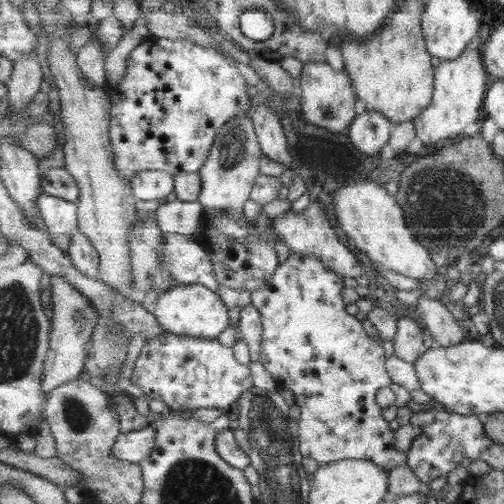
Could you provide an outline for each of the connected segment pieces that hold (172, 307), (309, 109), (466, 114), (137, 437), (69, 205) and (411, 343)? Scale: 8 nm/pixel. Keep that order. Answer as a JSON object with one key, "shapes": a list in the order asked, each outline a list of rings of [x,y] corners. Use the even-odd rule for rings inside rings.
{"shapes":[[[[203,284],[173,287],[158,296],[152,310],[157,315],[159,323],[163,325],[163,329],[177,335],[216,339],[231,324],[229,307],[223,298]]],[[[314,62],[303,64],[300,73],[301,112],[307,122],[331,132],[348,131],[355,117],[360,113],[360,100],[353,87],[353,79],[346,68],[335,69],[327,63]]],[[[481,44],[471,45],[467,52],[455,60],[441,61],[436,67],[434,99],[422,115],[414,118],[417,136],[421,142],[439,142],[439,140],[457,140],[457,134],[473,132],[483,121],[483,104],[489,90],[490,76],[483,63]]],[[[147,425],[144,429],[122,433],[115,443],[113,455],[129,462],[140,463],[150,458],[156,444],[155,426]]],[[[44,193],[38,199],[41,217],[50,233],[75,235],[80,231],[76,202]]],[[[399,319],[397,334],[393,340],[394,354],[399,358],[406,360],[410,363],[415,363],[421,354],[426,349],[423,347],[425,344],[425,334],[419,328],[416,320],[413,319]]]]}

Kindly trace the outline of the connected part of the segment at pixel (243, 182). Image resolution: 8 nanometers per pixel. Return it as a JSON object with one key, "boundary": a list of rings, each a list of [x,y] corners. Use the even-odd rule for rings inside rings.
{"boundary":[[[235,117],[219,129],[219,135],[199,174],[202,177],[202,194],[199,202],[206,211],[223,211],[240,215],[243,204],[252,196],[255,182],[262,175],[262,146],[255,132],[252,117]]]}

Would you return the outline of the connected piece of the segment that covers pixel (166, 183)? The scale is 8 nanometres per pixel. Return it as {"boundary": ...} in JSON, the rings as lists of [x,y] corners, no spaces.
{"boundary":[[[142,170],[132,179],[134,196],[139,200],[161,200],[175,193],[176,178],[161,170]]]}

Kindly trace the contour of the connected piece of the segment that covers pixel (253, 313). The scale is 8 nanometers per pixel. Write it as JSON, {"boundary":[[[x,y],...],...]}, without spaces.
{"boundary":[[[252,304],[243,307],[240,311],[238,328],[249,348],[251,362],[259,361],[263,348],[262,312]]]}

